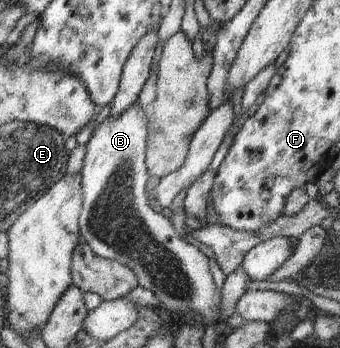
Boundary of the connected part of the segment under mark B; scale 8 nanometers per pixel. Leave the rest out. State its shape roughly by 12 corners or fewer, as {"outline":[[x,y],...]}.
{"outline":[[146,108],[86,145],[80,239],[177,321],[219,320],[206,254],[147,200]]}

